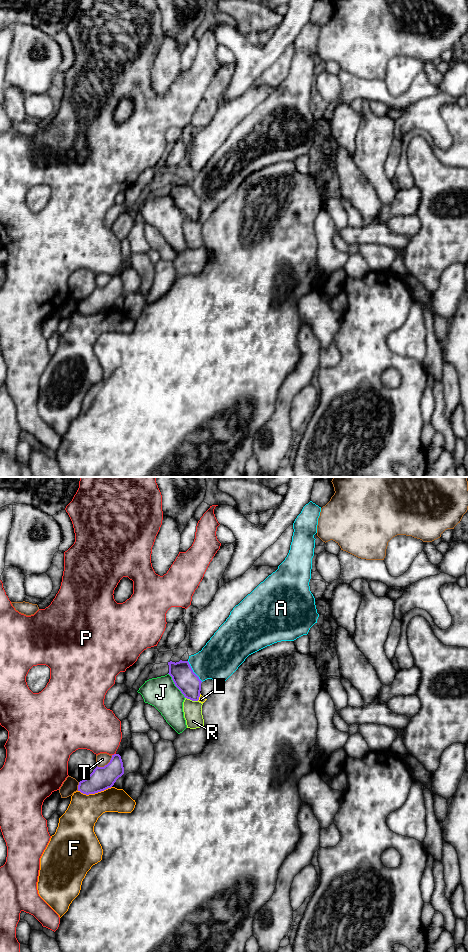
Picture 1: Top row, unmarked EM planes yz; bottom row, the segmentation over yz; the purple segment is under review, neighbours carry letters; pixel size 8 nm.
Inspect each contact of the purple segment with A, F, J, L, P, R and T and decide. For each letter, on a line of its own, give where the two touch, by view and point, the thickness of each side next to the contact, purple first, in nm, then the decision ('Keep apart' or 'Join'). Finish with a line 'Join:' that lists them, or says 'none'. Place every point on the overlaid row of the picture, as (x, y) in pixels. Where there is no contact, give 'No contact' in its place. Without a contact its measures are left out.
A: Touches purple at yz (192, 671). Thickness 180 nm (purple) against 320 nm. Keep apart
F: Touches purple at yz (94, 793). Thickness 190 nm (purple) against 260 nm. Keep apart
J: Touches purple at yz (175, 685). Thickness 180 nm (purple) against 260 nm. Keep apart
L: Touches purple at yz (199, 696). Thickness 180 nm (purple) against 50 nm. Keep apart
P: Touches purple at yz (114, 754). Thickness 190 nm (purple) against 360 nm. Keep apart
R: Touches purple at yz (191, 699). Thickness 180 nm (purple) against 150 nm. Keep apart
T: Touches purple at yz (107, 764). Thickness 190 nm (purple) against 110 nm. Keep apart
Join: none

